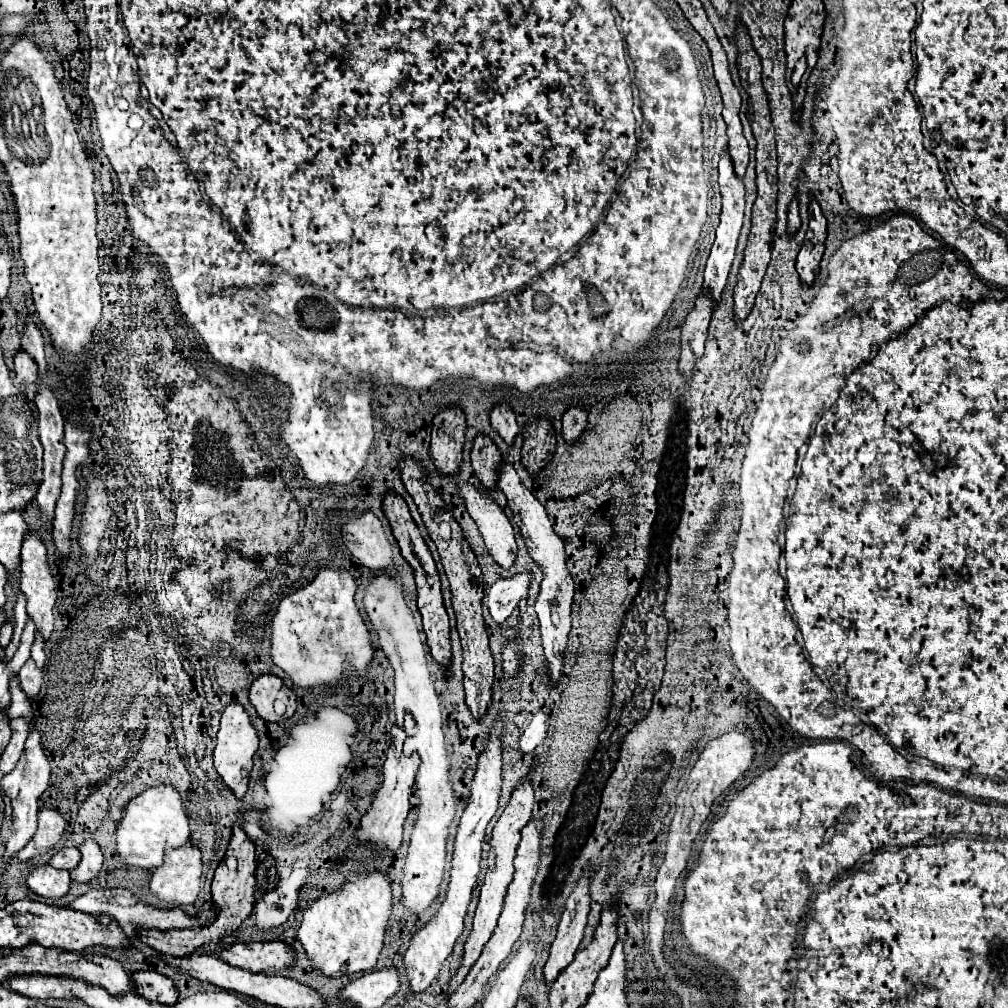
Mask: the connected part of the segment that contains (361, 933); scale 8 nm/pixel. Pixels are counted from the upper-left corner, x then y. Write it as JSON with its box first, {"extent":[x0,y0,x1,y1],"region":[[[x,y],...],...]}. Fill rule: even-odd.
{"extent":[297,868,393,976],"region":[[[357,868],[349,874],[341,888],[317,898],[309,904],[309,908],[305,908],[297,938],[311,958],[313,968],[325,976],[369,972],[377,964],[377,956],[383,948],[391,908],[393,894],[389,874]]]}

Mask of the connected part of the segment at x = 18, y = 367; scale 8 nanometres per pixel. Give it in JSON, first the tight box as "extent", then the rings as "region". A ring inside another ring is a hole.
{"extent":[15,350,37,384],"region":[[[19,350],[15,354],[15,376],[17,376],[17,382],[21,382],[21,384],[37,382],[37,364],[23,350]]]}

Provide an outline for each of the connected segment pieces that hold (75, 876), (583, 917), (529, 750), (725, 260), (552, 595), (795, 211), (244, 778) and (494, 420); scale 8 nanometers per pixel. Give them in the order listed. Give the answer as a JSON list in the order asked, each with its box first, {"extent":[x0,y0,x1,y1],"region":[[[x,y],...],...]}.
[{"extent":[71,840,103,882],"region":[[[85,840],[79,846],[83,858],[77,864],[77,868],[71,872],[71,880],[75,882],[89,882],[91,878],[95,878],[103,866],[103,854],[101,848],[97,846],[95,840]]]},{"extent":[543,880,589,984],"region":[[[579,880],[575,890],[571,892],[561,922],[557,926],[557,936],[549,950],[549,960],[543,966],[543,980],[547,984],[553,984],[559,976],[559,972],[571,964],[577,946],[583,938],[583,928],[587,924],[587,912],[589,912],[589,886],[587,880]]]},{"extent":[519,712,547,756],"region":[[[539,712],[533,716],[531,724],[525,728],[525,732],[519,736],[519,750],[521,754],[529,756],[535,752],[535,748],[545,740],[545,734],[547,734],[547,714]]]},{"extent":[703,154,745,308],"region":[[[725,154],[719,162],[719,186],[721,186],[721,196],[723,196],[723,210],[721,210],[721,222],[717,226],[717,238],[713,242],[711,254],[707,258],[707,266],[705,266],[705,282],[703,282],[703,294],[711,296],[715,302],[715,308],[719,306],[719,296],[727,284],[727,274],[735,256],[735,248],[737,248],[737,238],[741,232],[741,224],[743,224],[743,208],[745,208],[745,188],[743,188],[743,180],[735,176],[733,166],[731,166],[731,158],[729,154]]]},{"extent":[497,464,575,686],"region":[[[501,464],[497,486],[505,492],[505,496],[509,500],[509,508],[513,512],[513,522],[521,530],[521,536],[529,550],[529,556],[543,570],[541,588],[539,588],[539,594],[535,600],[535,612],[537,612],[537,618],[541,624],[541,640],[543,640],[543,652],[545,652],[543,656],[547,662],[549,682],[553,686],[557,686],[563,676],[563,666],[565,666],[563,658],[565,658],[565,648],[567,648],[569,630],[571,630],[571,606],[573,606],[573,594],[575,594],[575,582],[573,582],[573,576],[565,564],[563,540],[555,534],[543,504],[521,484],[521,480],[511,464]]]},{"extent":[787,200,801,238],"region":[[[791,200],[789,210],[787,210],[787,232],[793,238],[797,228],[801,226],[801,218],[799,218],[799,200]]]},{"extent":[213,702,259,798],"region":[[[231,702],[221,716],[221,728],[217,734],[217,746],[213,752],[213,760],[215,760],[215,768],[219,776],[235,792],[237,798],[243,798],[247,790],[249,772],[253,768],[253,756],[257,748],[259,748],[259,734],[257,734],[257,728],[251,724],[249,712],[239,702]]]},{"extent":[491,406,519,444],"region":[[[495,406],[491,410],[491,426],[505,440],[505,444],[513,444],[517,432],[519,432],[515,414],[507,406]]]}]

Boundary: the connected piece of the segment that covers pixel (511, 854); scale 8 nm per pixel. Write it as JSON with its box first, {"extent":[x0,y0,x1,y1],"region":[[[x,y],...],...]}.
{"extent":[447,756,537,994],"region":[[[533,756],[533,764],[531,764],[531,772],[515,786],[513,794],[511,794],[511,800],[509,804],[505,806],[503,814],[499,816],[495,828],[493,828],[493,836],[491,836],[491,850],[489,850],[489,866],[487,866],[487,874],[485,874],[485,880],[483,880],[483,886],[481,886],[481,896],[479,896],[479,904],[477,904],[477,910],[475,910],[475,918],[473,918],[473,930],[465,942],[465,954],[461,958],[461,966],[457,968],[455,976],[451,976],[449,984],[447,984],[447,994],[453,994],[455,988],[467,978],[467,972],[471,970],[471,966],[477,962],[483,946],[487,944],[487,940],[491,938],[493,930],[495,930],[495,924],[497,924],[497,918],[499,918],[499,912],[503,908],[503,896],[507,894],[507,884],[511,884],[511,876],[513,876],[513,860],[515,860],[515,852],[517,852],[517,844],[521,840],[521,830],[523,826],[529,824],[531,820],[531,810],[533,810],[533,804],[535,804],[535,796],[533,796],[533,784],[531,784],[531,774],[533,770],[537,768],[537,756]]]}

